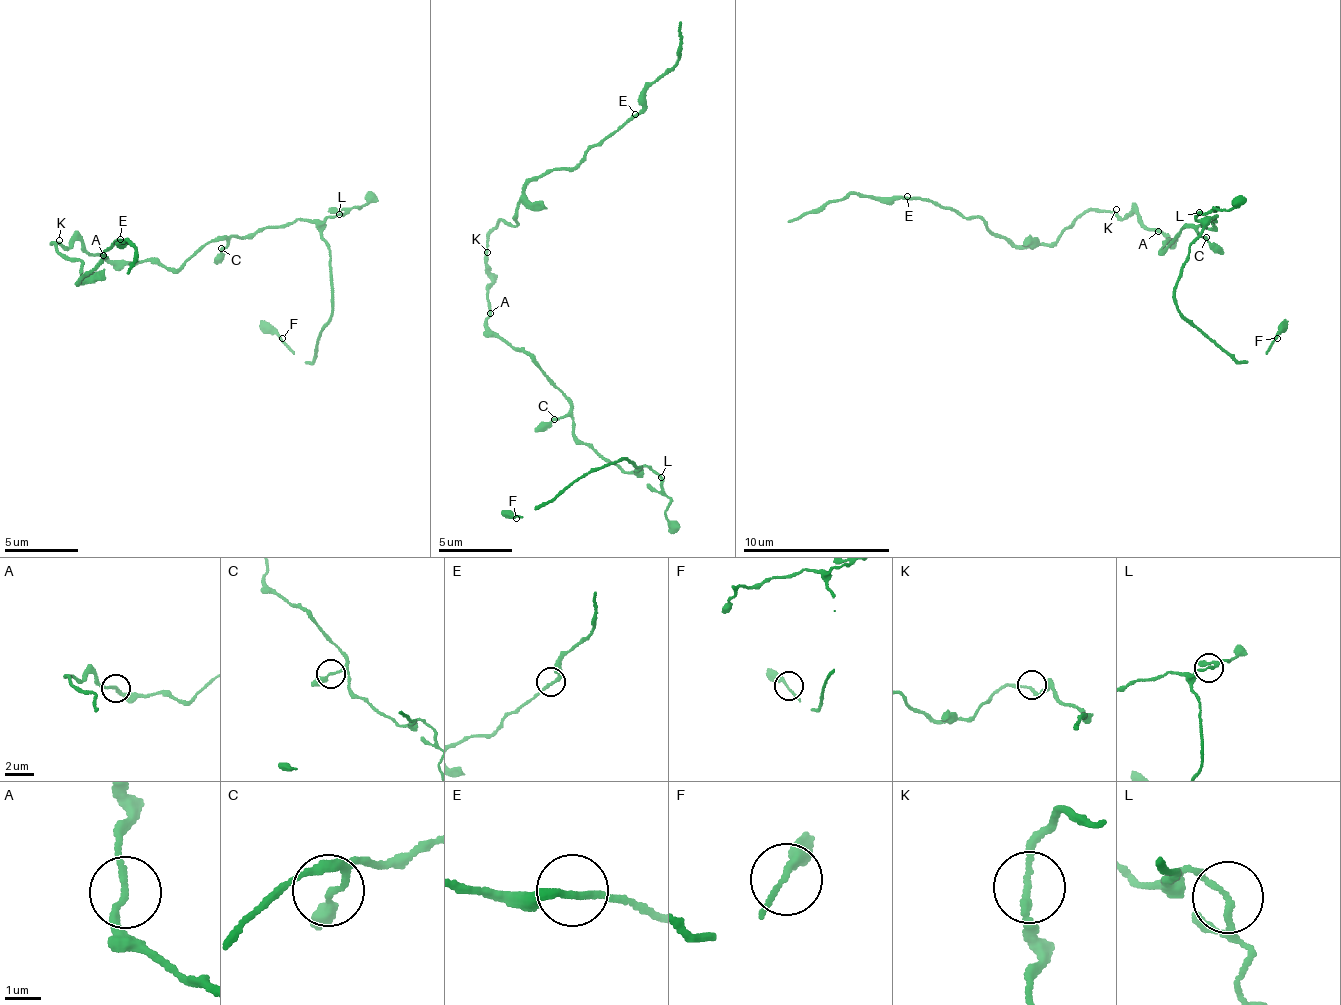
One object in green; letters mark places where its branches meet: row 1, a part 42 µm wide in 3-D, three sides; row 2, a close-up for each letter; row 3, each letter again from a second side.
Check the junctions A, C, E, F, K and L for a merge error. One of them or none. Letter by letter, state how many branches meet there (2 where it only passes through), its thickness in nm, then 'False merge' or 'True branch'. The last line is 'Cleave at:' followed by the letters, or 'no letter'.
A: Branches: 2. Thickness 170 nm. True branch
C: Branches: 2. Thickness 200 nm. True branch
E: Branches: 2. Thickness 200 nm. True branch
F: Branches: 2. Thickness 200 nm. True branch
K: Branches: 2. Thickness 170 nm. True branch
L: Branches: 2. Thickness 150 nm. True branch
Cleave at: no letter

